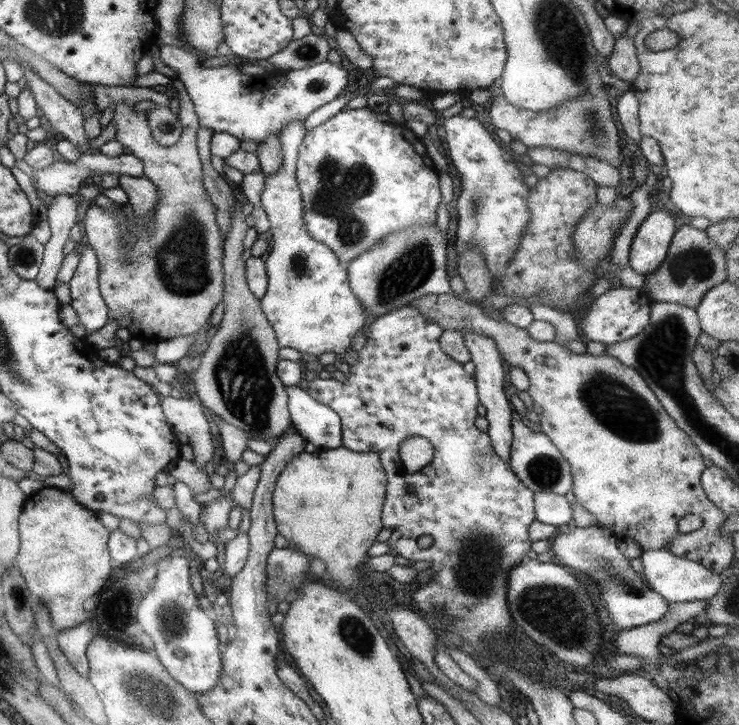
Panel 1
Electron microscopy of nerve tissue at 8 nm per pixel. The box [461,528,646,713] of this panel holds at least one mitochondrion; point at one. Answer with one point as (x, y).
(559, 611)

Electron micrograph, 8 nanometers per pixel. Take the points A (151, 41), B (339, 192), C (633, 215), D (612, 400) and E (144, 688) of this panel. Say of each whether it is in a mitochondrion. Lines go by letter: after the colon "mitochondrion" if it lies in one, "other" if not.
A: other
B: mitochondrion
C: other
D: mitochondrion
E: mitochondrion

